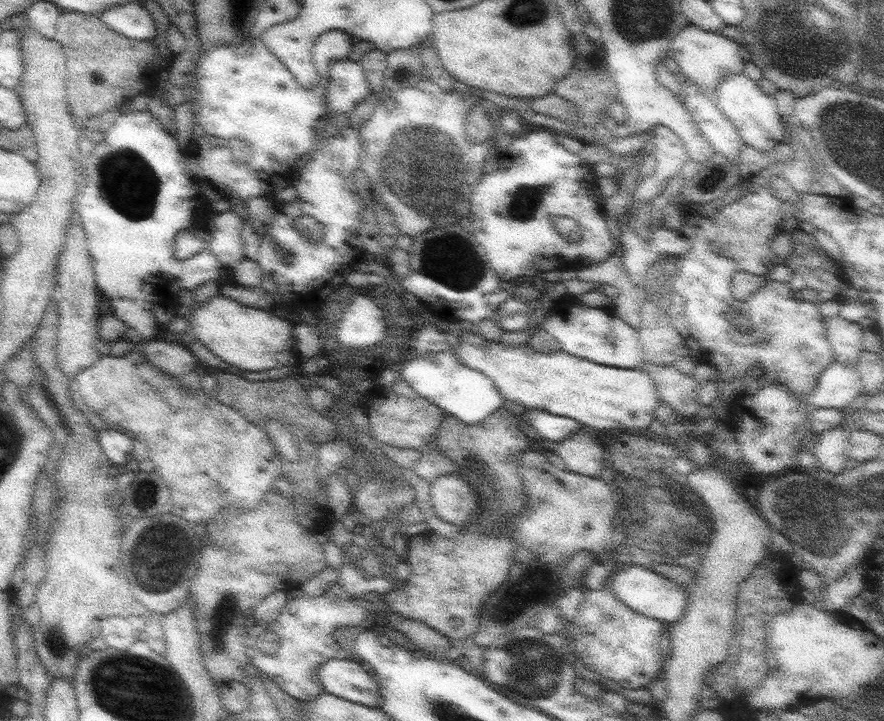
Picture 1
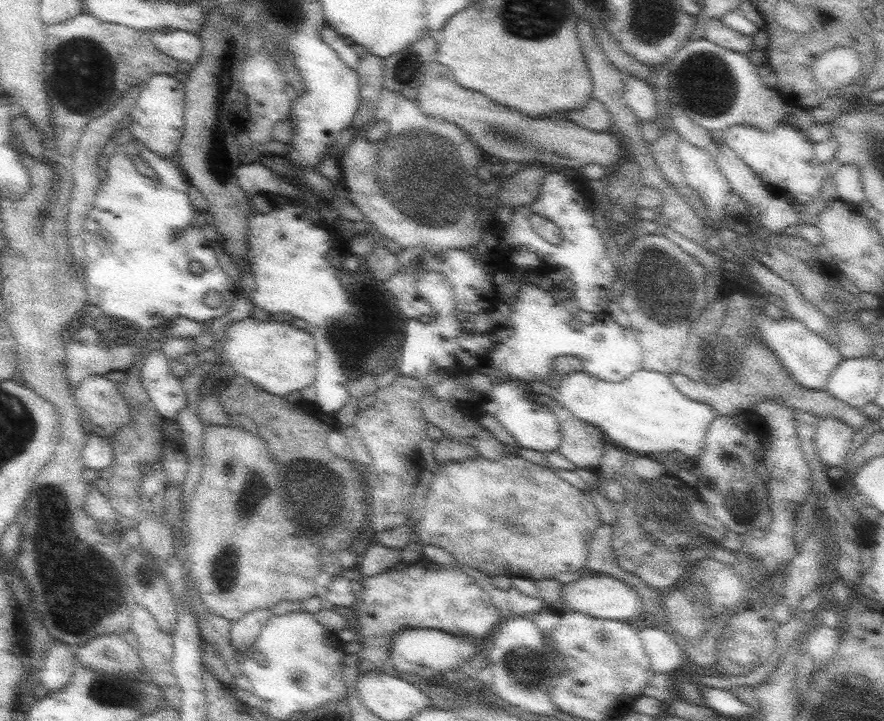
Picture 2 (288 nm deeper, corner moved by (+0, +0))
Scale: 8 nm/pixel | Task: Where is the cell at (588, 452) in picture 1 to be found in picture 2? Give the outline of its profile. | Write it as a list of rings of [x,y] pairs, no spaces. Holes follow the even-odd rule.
[[[547,400],[547,410],[557,414],[557,420],[561,424],[561,444],[557,452],[571,462],[577,470],[589,470],[591,474],[599,468],[601,456],[603,456],[603,436],[601,430],[593,428],[591,424],[577,420],[567,412],[561,404]]]

